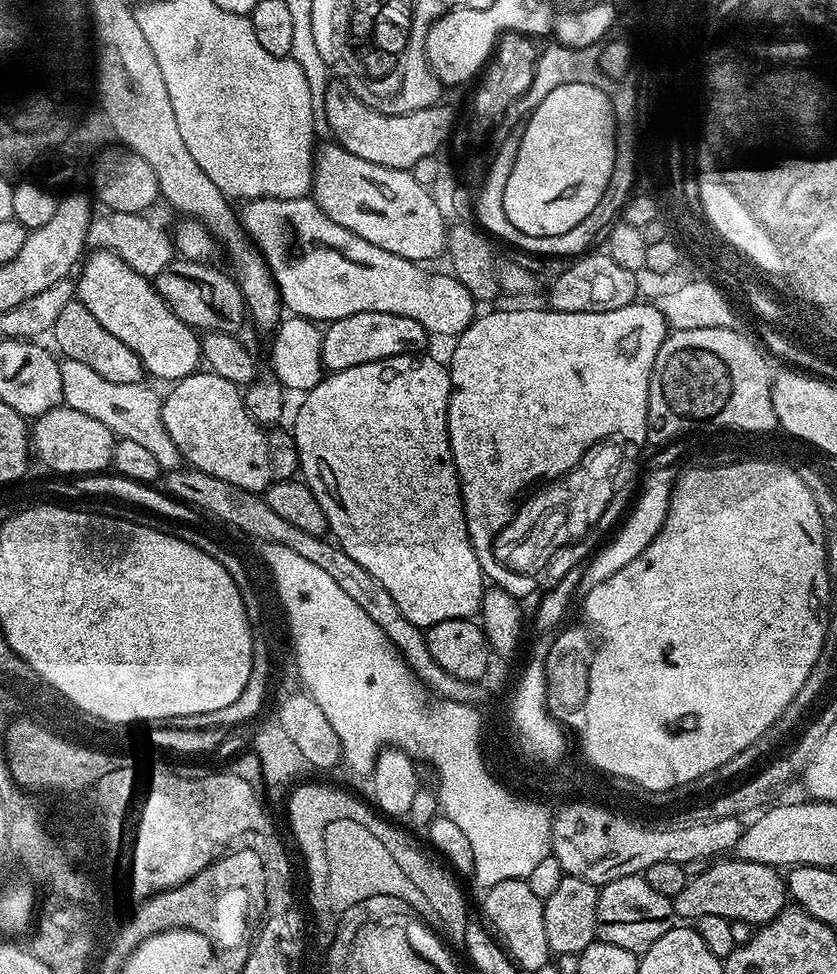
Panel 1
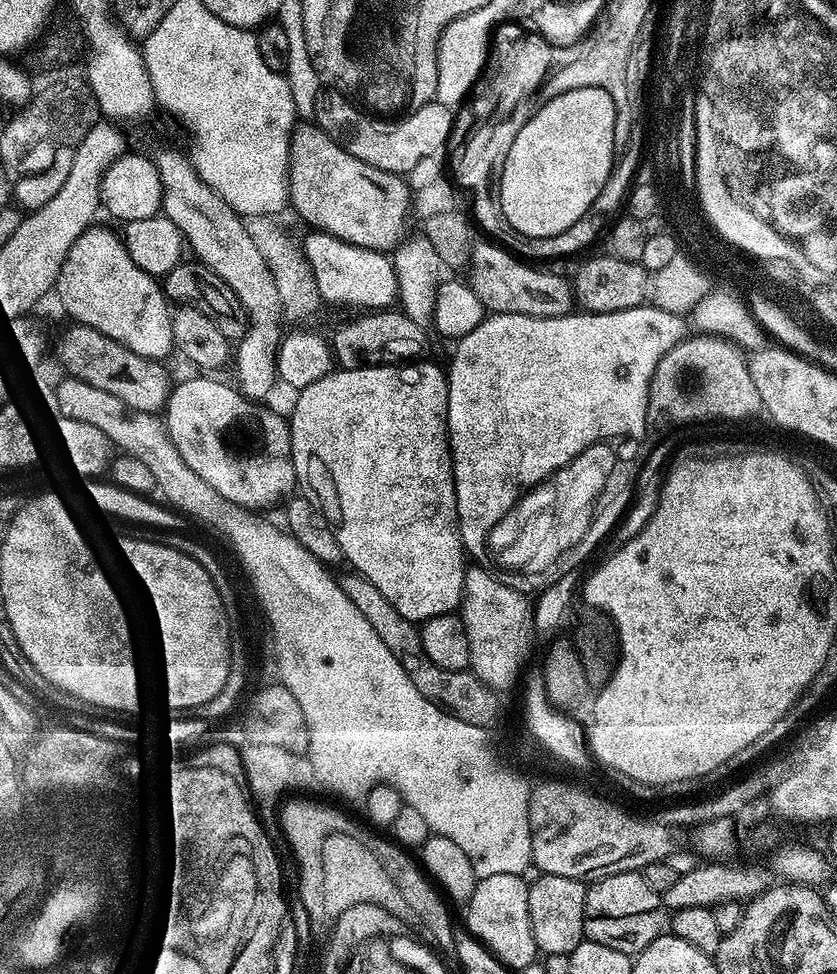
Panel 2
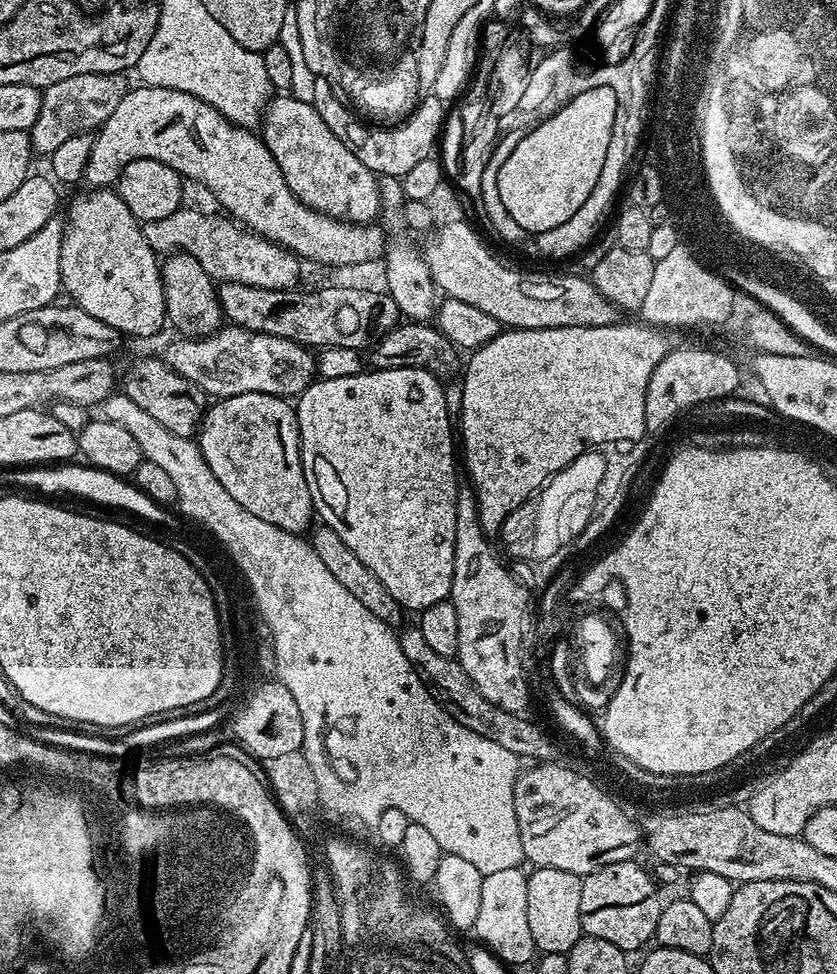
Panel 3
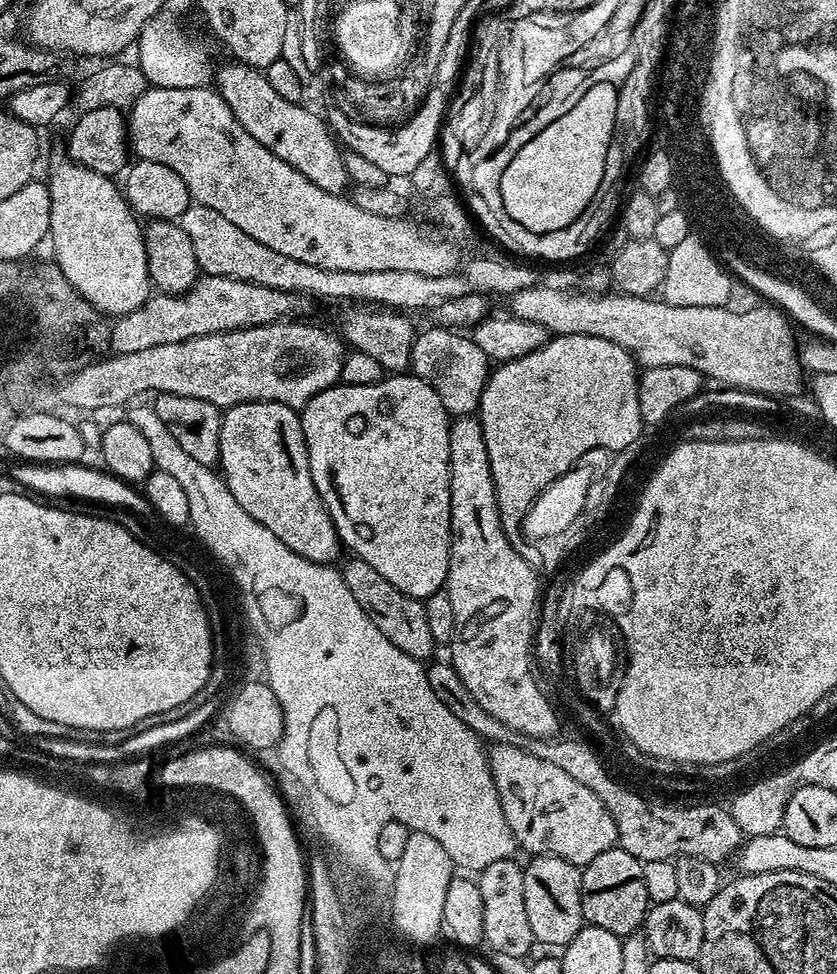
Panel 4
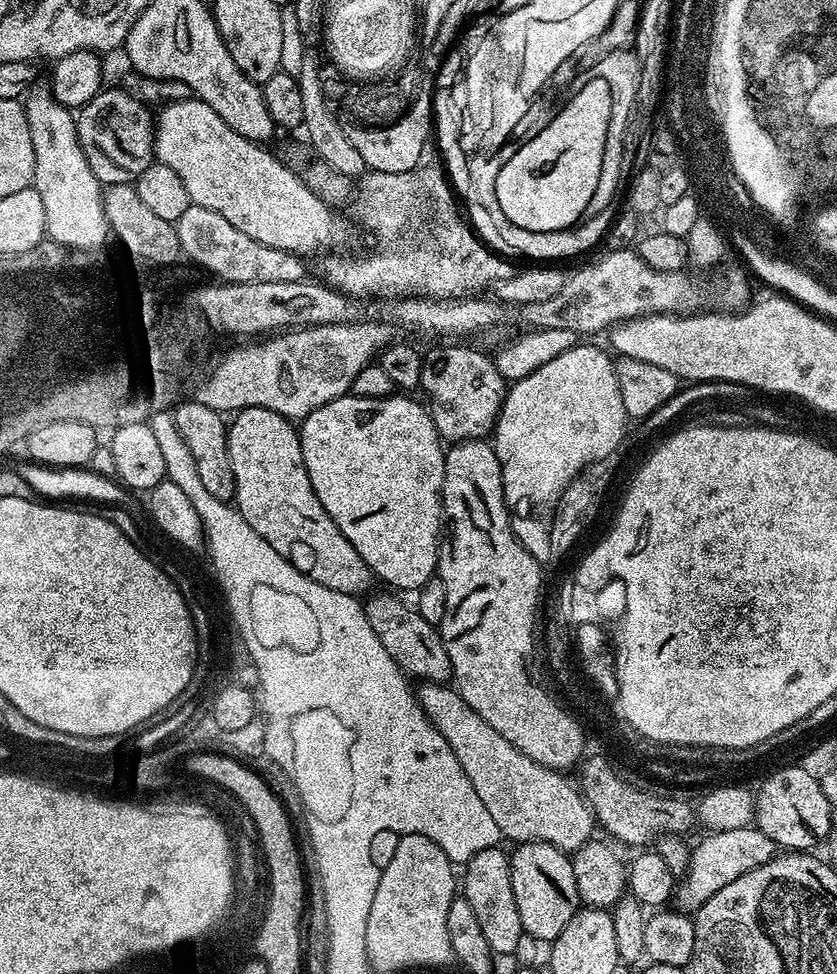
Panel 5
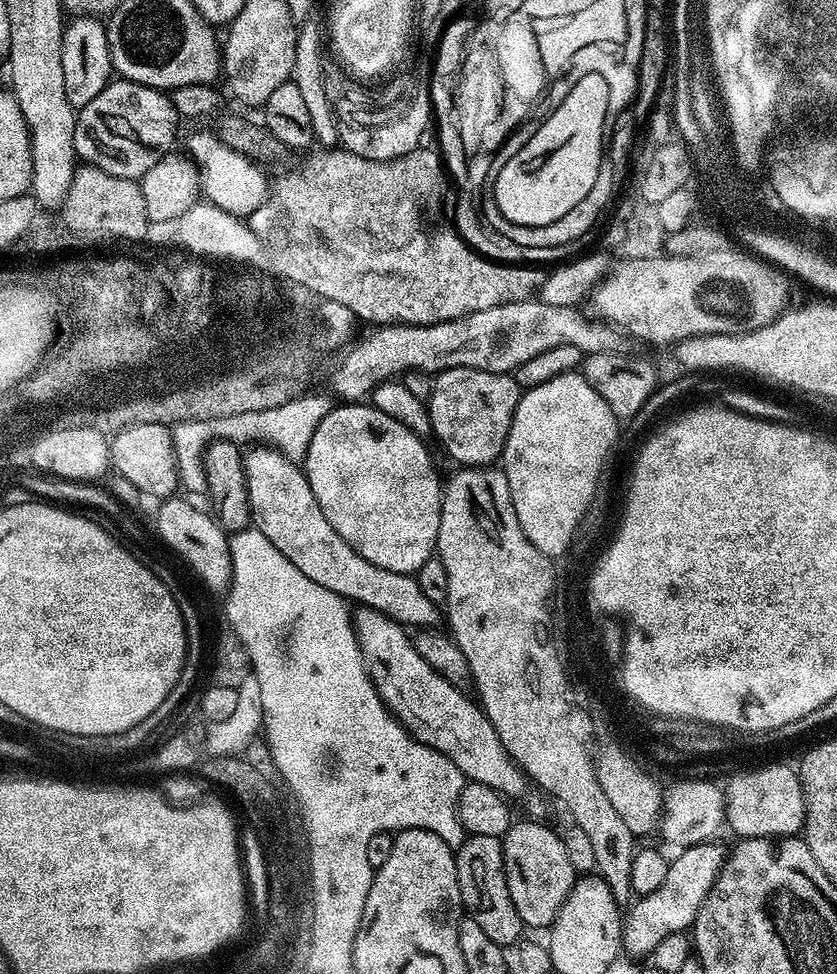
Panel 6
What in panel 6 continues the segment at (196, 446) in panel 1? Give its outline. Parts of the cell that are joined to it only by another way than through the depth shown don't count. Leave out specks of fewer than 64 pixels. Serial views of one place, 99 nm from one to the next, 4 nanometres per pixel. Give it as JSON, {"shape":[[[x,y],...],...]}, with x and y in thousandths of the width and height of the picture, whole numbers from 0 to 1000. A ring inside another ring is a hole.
{"shape":[[[329,458],[297,460],[301,461],[297,464],[295,461],[290,470],[301,525],[300,537],[306,545],[318,548],[330,564],[343,575],[351,577],[351,581],[356,581],[356,585],[361,585],[370,598],[389,602],[389,606],[422,621],[452,626],[479,643],[493,641],[495,646],[505,647],[520,642],[524,632],[527,636],[527,625],[514,618],[509,610],[504,610],[496,590],[456,585],[456,581],[437,577],[437,573],[423,566],[413,552],[409,552],[409,548],[394,540],[389,528],[385,528],[385,520],[380,520],[380,511],[375,511],[375,503],[370,503],[362,479],[352,471],[343,472],[339,469],[343,467]]]}

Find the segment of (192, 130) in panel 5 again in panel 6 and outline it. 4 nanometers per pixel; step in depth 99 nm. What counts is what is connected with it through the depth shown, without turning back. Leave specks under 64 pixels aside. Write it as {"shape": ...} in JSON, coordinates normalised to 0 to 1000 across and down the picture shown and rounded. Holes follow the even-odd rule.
{"shape":[[[257,134],[227,137],[222,156],[238,177],[241,201],[247,208],[288,224],[300,223],[317,213],[323,201],[323,185],[320,189],[317,174],[270,150]]]}

